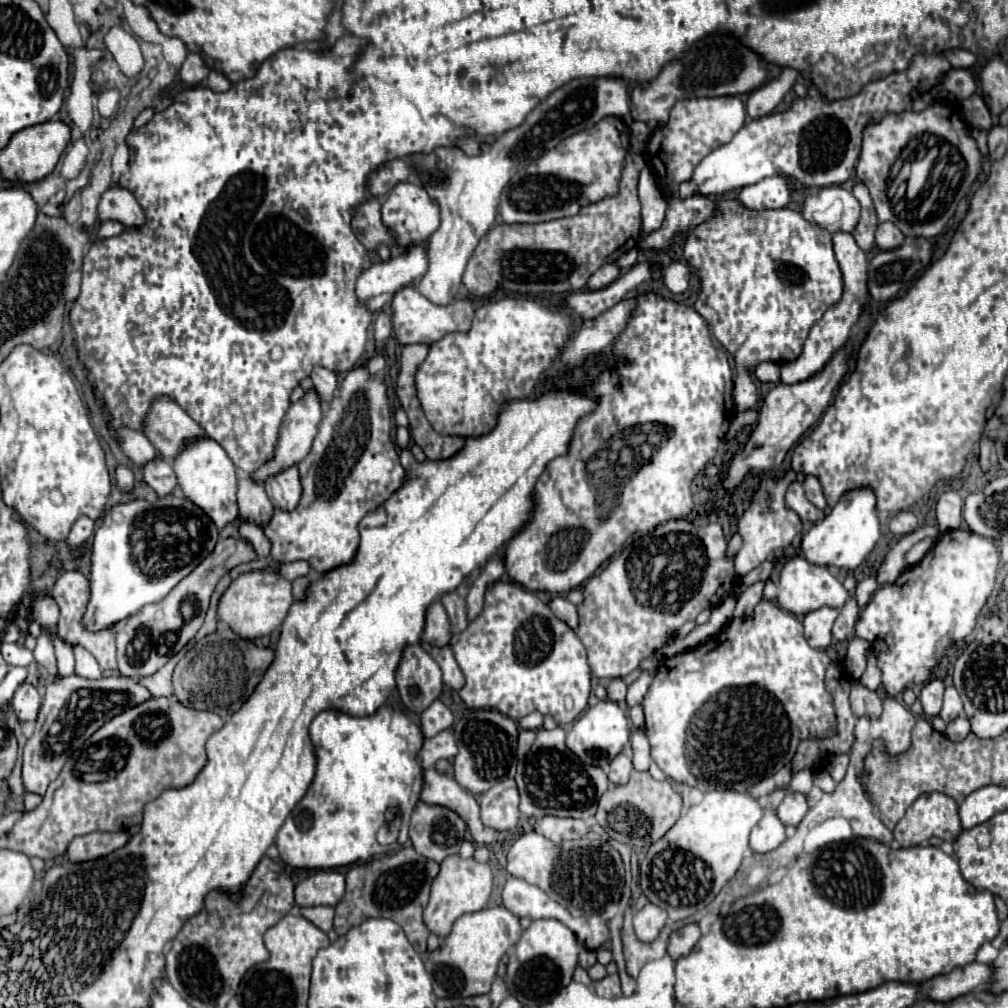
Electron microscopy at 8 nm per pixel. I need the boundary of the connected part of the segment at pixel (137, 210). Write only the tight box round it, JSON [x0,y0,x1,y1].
[98,186,144,228]

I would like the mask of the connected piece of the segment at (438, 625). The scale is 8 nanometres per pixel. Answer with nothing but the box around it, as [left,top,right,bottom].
[422,600,450,646]

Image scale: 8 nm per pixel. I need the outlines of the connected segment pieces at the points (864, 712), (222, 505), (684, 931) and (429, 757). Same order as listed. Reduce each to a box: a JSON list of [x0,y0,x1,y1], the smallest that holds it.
[[850,682,882,718],[174,438,238,528],[668,924,700,960],[420,730,458,770]]

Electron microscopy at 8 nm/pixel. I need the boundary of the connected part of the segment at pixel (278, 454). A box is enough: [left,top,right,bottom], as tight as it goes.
[252,392,322,484]

